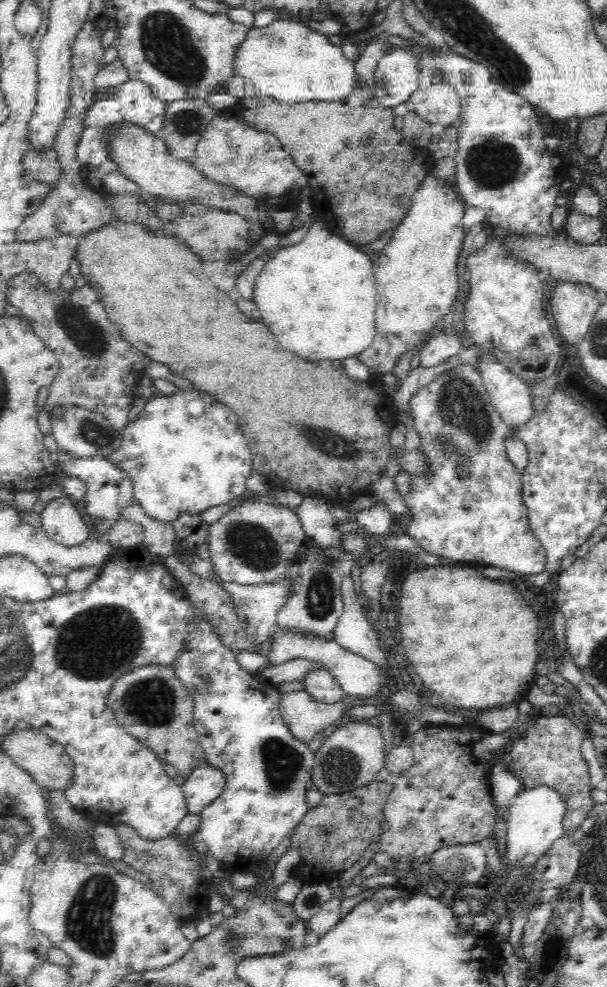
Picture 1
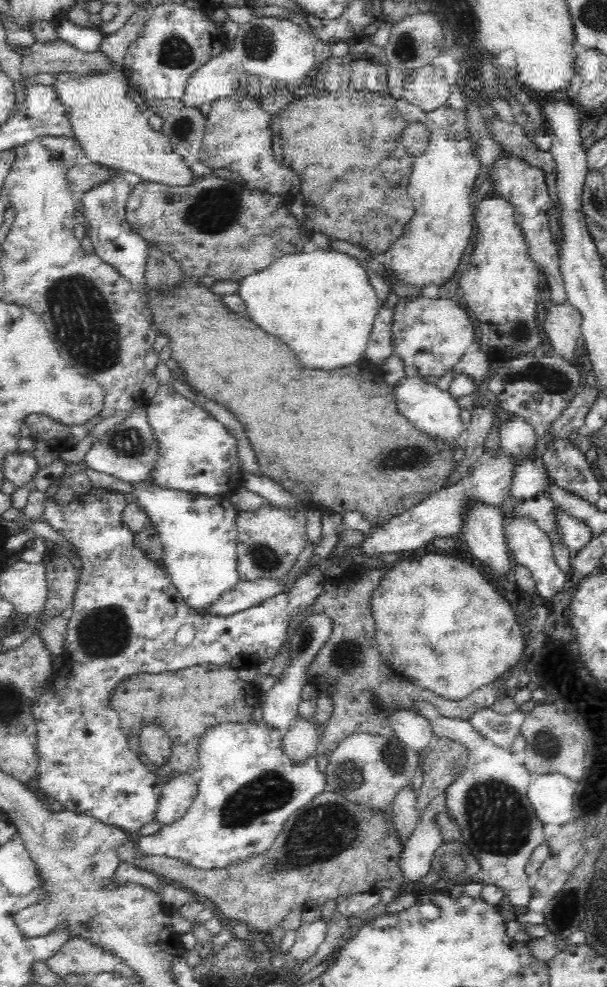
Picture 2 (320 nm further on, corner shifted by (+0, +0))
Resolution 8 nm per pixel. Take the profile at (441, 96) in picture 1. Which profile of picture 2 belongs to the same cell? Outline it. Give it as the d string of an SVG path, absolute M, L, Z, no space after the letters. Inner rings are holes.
M428 64L412 72L403 83L403 99L424 112L434 112L448 100L451 89L440 66Z

